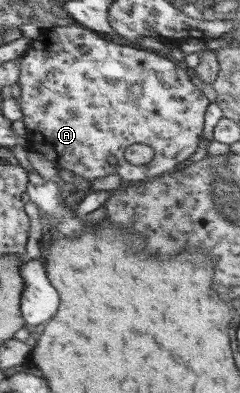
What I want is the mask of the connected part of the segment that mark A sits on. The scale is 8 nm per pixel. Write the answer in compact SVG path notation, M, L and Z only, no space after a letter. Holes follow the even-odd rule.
M70 21L41 29L40 36L30 41L18 65L21 94L16 101L20 105L25 135L30 142L26 148L34 149L39 157L55 167L73 171L88 182L111 174L118 174L121 181L161 177L189 160L201 144L205 112L211 102L193 84L189 72L179 68L177 60L163 58L137 45L115 44L103 33L76 26L74 21ZM136 144L153 146L154 159L146 167L131 164L126 159L127 150Z

